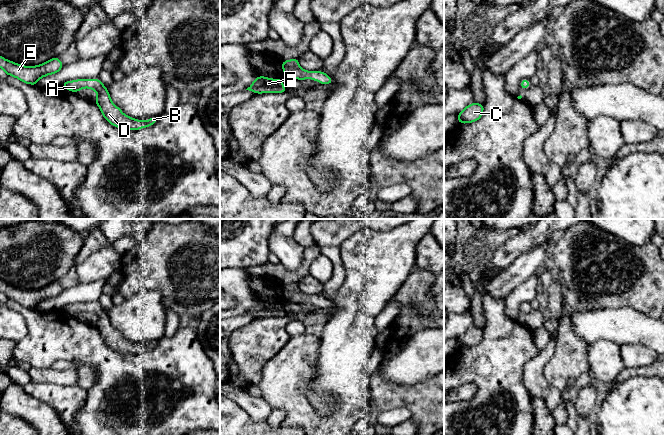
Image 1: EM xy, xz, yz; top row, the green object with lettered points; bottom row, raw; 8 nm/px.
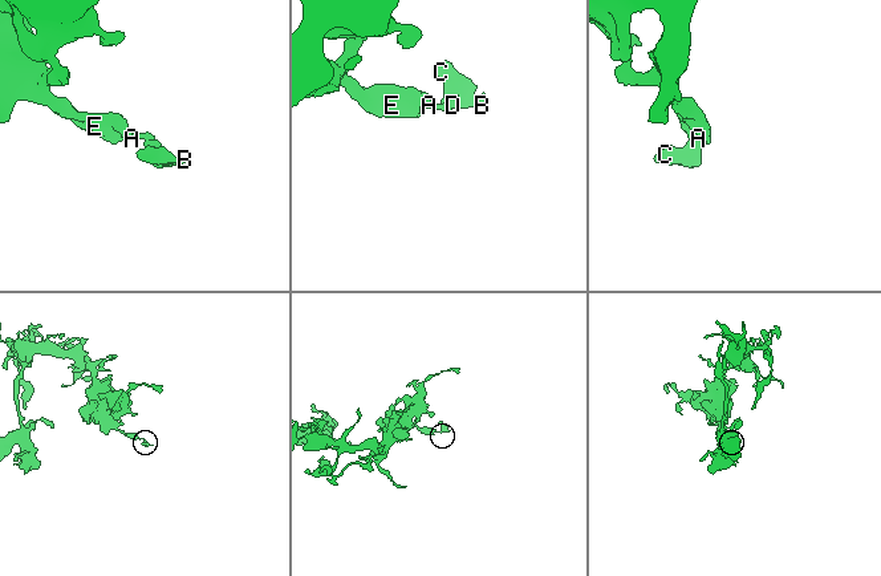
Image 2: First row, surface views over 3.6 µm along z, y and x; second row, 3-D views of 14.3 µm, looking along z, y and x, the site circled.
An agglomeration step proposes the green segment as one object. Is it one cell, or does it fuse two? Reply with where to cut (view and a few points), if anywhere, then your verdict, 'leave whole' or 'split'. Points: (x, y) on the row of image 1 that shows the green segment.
cut none; leave whole

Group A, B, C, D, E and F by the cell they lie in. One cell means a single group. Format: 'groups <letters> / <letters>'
groups A B C D E F

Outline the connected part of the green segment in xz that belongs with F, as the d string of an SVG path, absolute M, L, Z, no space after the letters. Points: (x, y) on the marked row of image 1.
M258 76L253 83L246 89L254 93L283 93L286 88L283 85L282 79L271 79L264 76Z

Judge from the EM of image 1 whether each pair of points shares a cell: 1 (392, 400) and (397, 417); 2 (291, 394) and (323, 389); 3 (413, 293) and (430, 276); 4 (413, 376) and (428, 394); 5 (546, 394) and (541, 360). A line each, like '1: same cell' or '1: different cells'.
1: different cells
2: different cells
3: same cell
4: different cells
5: same cell

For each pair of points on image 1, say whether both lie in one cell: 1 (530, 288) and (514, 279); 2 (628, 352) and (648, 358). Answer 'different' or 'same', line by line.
1: different
2: same

